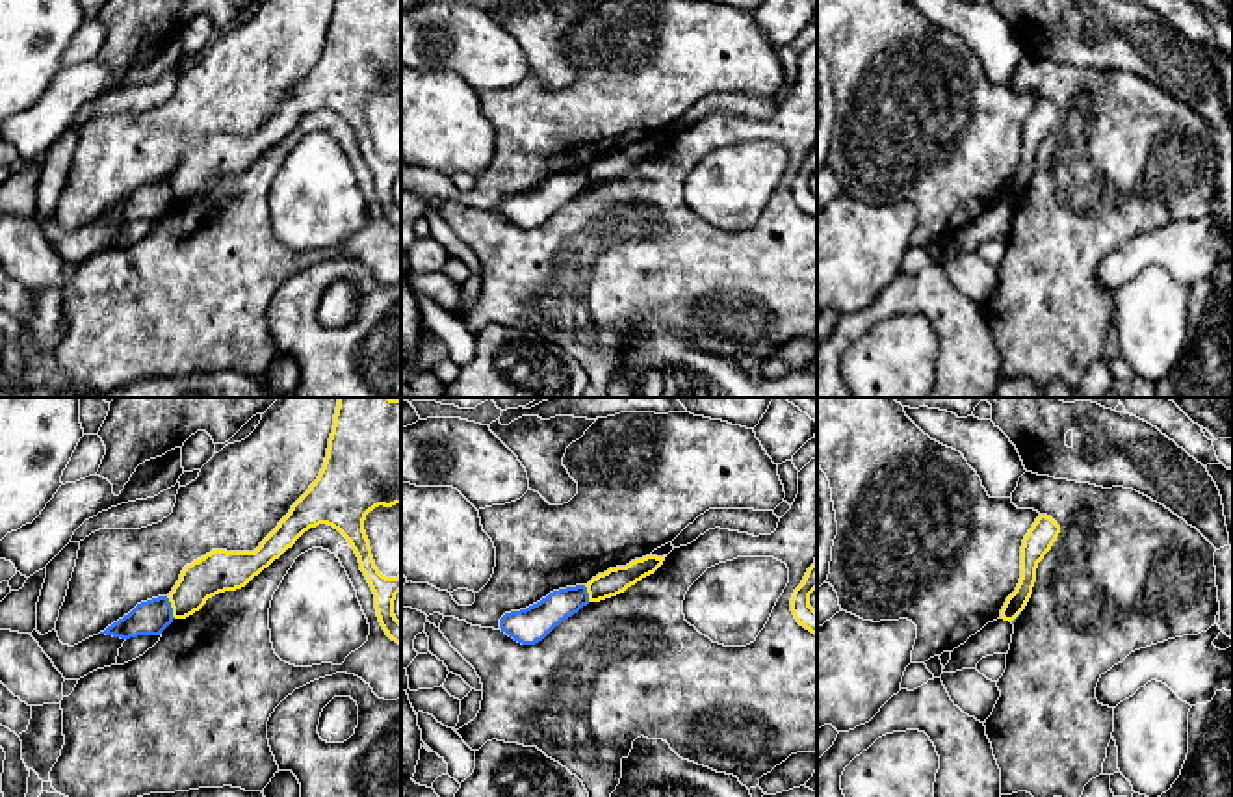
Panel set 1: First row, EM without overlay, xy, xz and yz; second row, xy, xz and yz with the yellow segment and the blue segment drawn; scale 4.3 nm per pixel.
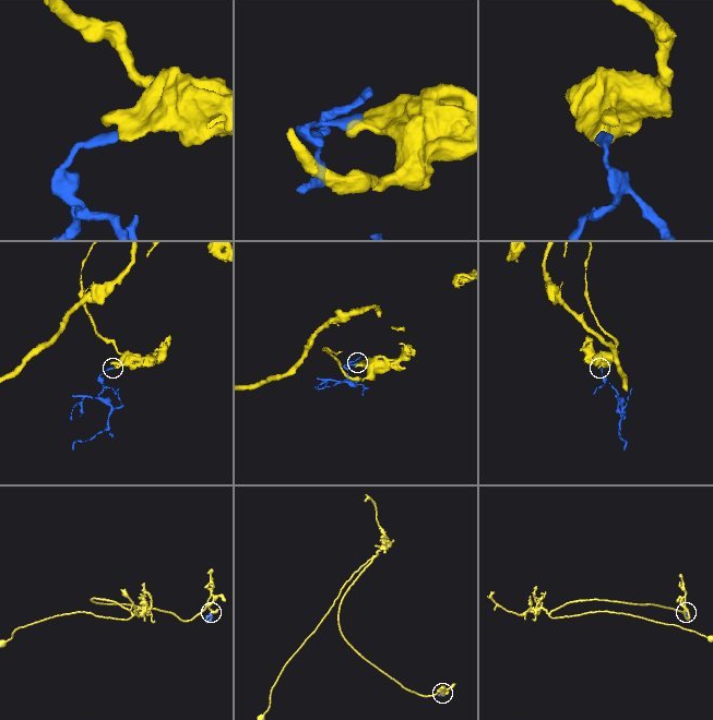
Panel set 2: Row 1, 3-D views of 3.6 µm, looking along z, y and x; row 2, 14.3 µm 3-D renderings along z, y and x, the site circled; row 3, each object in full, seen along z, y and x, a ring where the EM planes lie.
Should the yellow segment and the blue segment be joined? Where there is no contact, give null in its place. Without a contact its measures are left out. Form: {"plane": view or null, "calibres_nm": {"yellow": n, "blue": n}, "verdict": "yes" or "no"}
{"plane": "xy", "calibres_nm": {"yellow": 180, "blue": 150}, "verdict": "no"}

